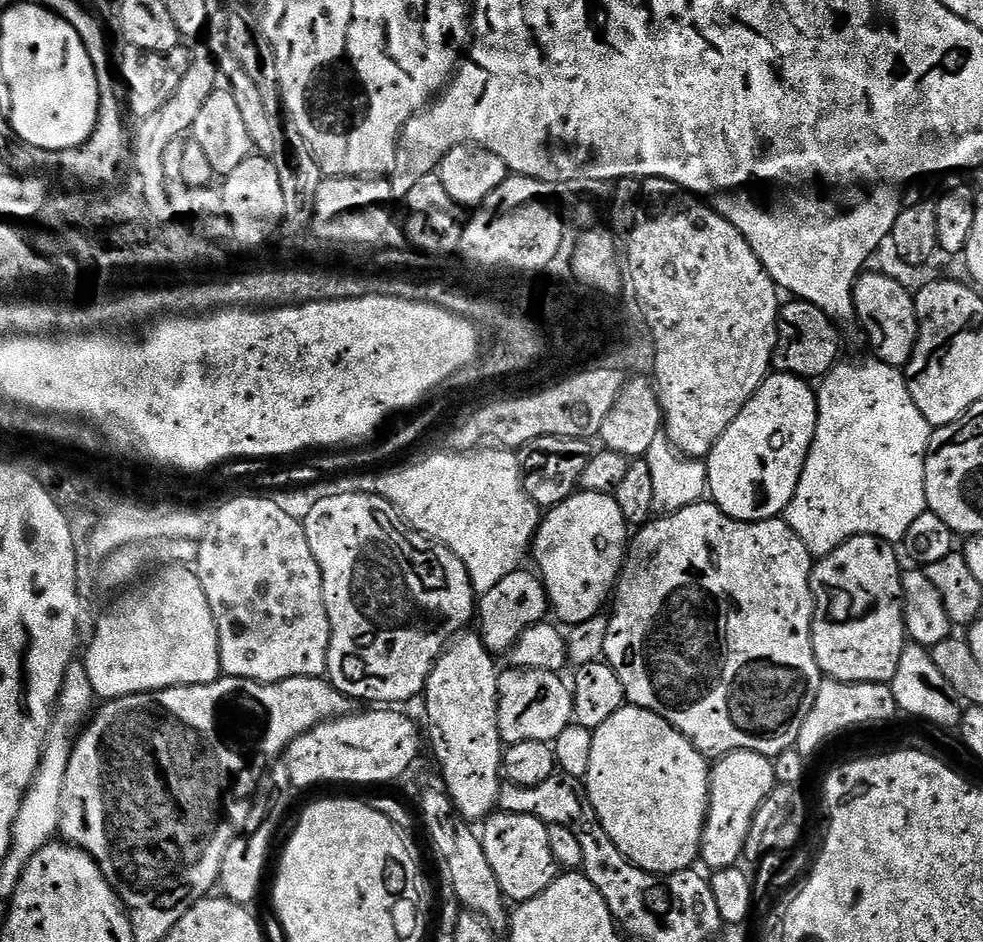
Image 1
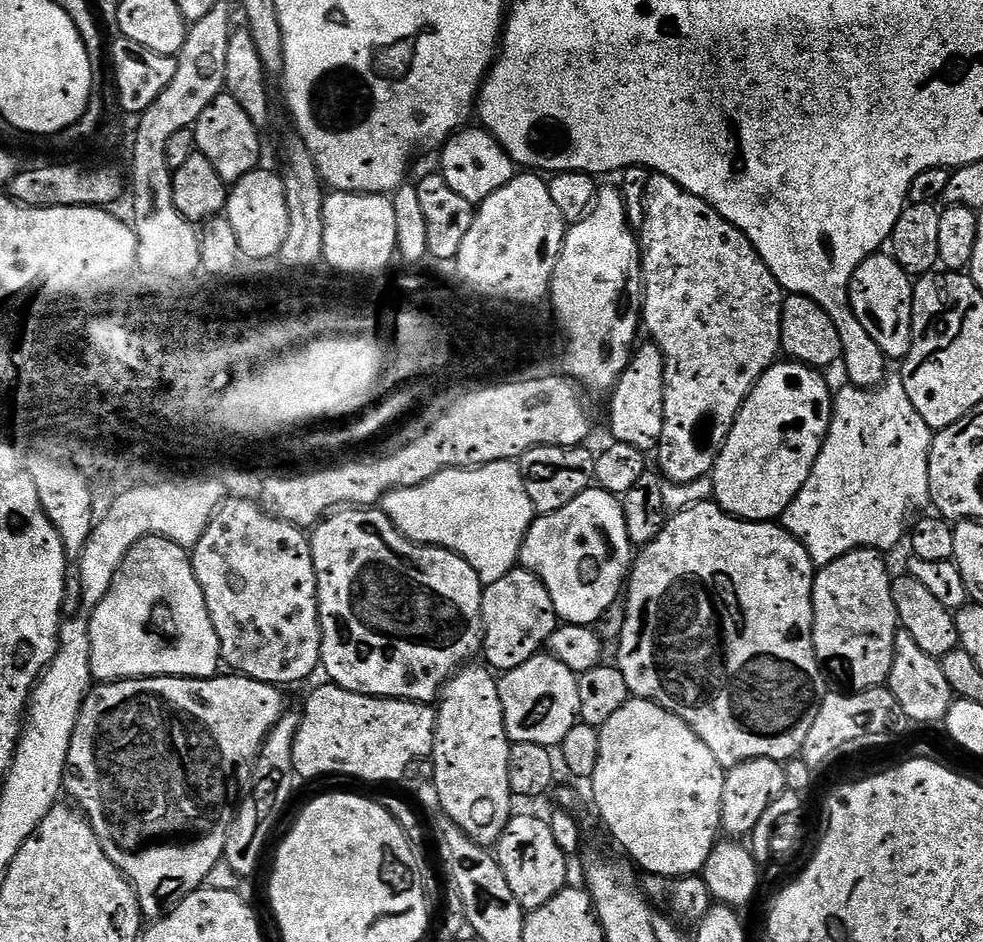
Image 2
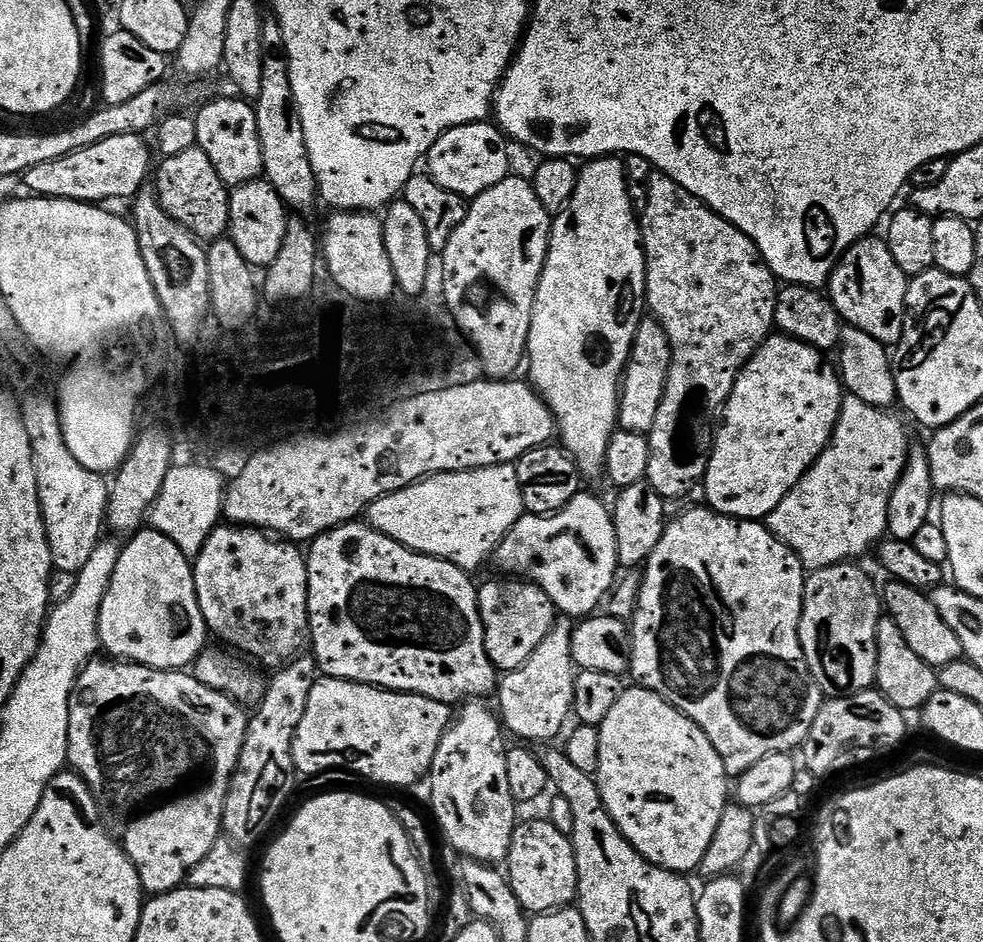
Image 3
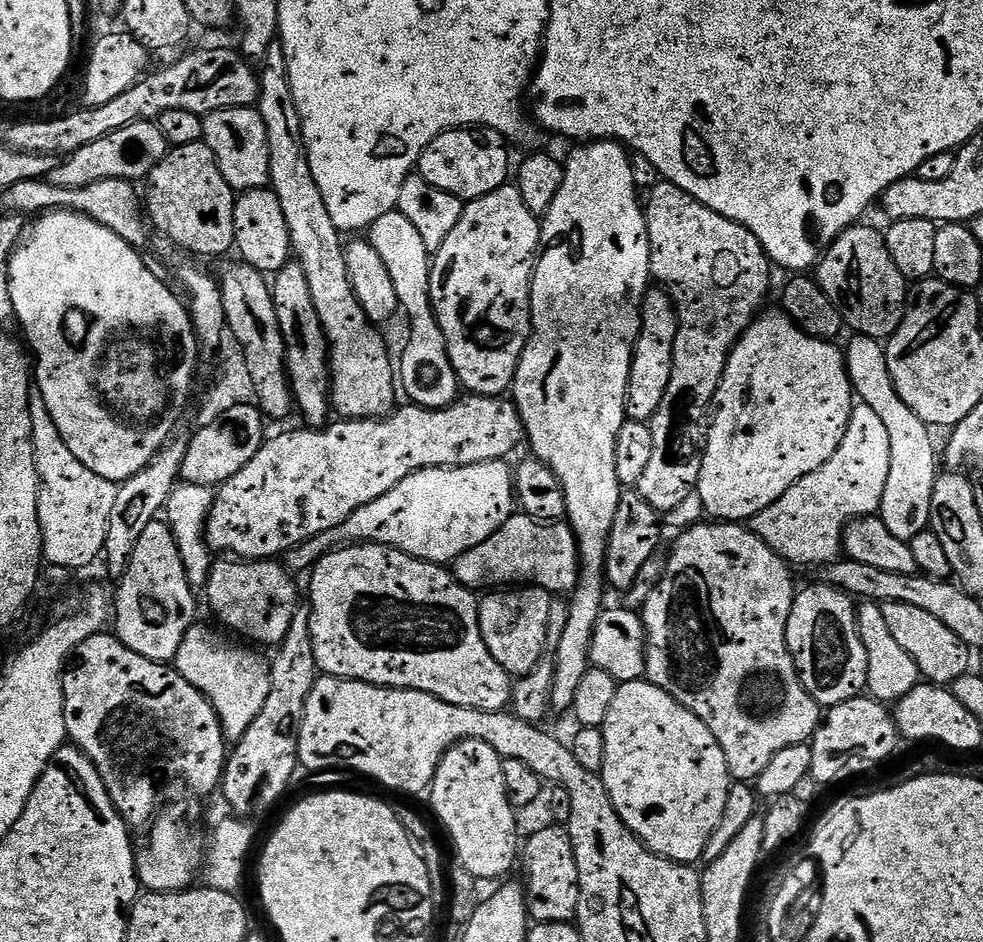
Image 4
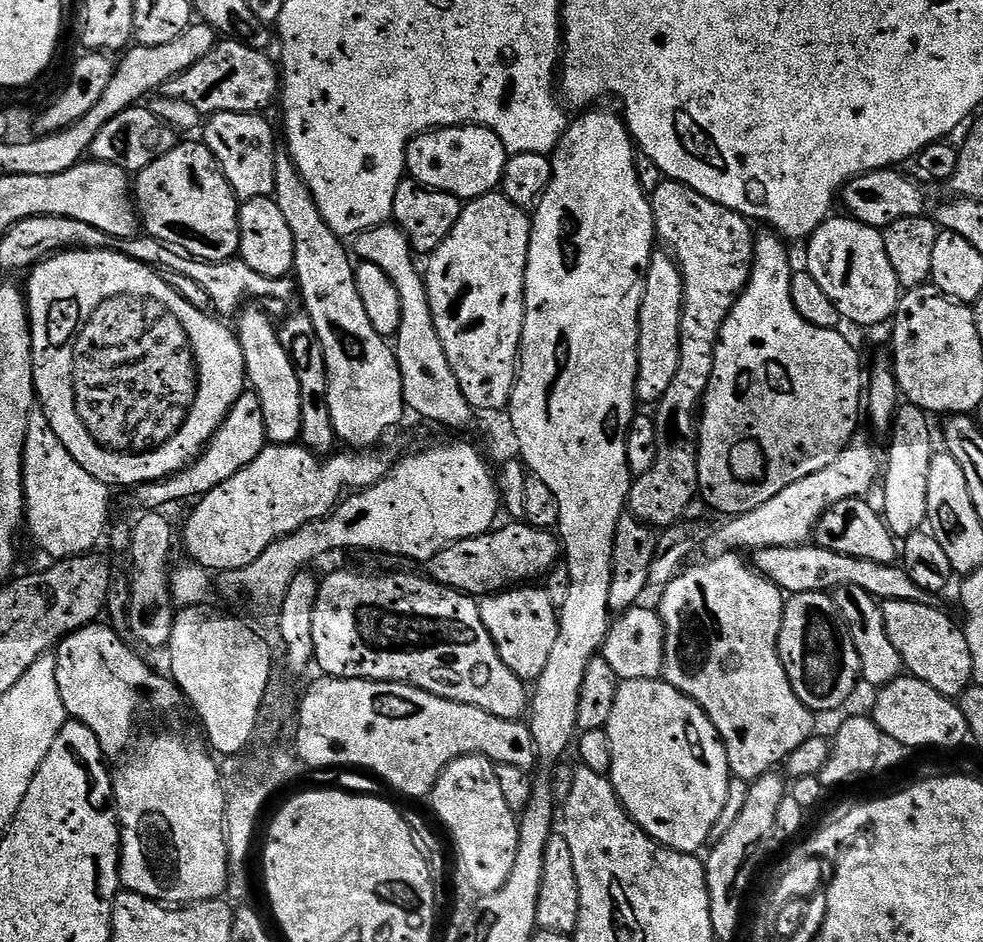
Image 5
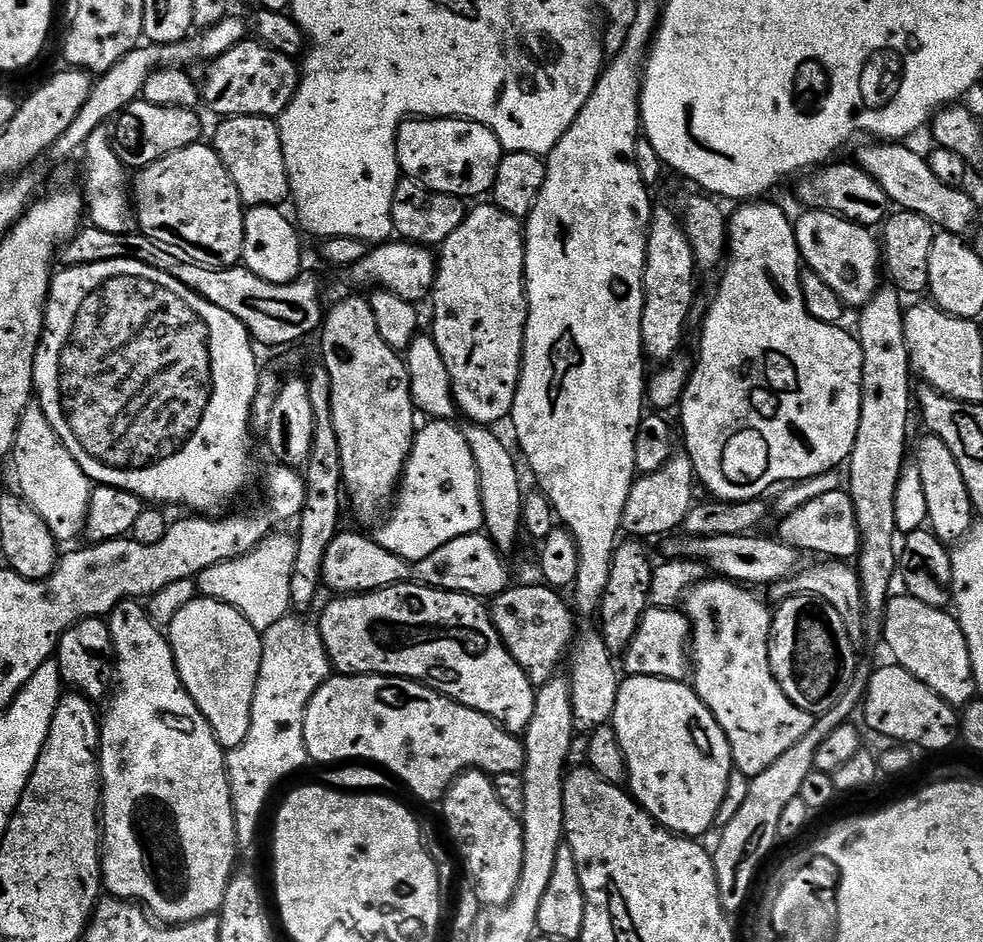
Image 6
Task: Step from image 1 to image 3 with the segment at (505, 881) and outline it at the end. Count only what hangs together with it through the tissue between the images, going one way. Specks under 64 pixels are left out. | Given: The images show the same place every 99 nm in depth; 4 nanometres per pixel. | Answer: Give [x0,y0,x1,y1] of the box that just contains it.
[506,818,578,916]

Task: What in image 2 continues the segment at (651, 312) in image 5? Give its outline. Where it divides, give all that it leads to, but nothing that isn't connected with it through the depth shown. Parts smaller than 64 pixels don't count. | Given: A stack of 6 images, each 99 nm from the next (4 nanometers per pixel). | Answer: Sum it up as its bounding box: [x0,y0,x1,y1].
[608,342,664,454]

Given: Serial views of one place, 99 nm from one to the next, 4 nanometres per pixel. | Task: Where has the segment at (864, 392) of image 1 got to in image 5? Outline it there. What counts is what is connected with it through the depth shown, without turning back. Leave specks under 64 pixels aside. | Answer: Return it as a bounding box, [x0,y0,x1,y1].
[732,434,882,550]

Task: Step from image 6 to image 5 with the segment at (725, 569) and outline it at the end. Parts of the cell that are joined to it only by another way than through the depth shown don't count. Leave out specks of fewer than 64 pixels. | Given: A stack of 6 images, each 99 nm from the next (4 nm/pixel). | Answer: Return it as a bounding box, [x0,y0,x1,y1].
[754,543,926,600]

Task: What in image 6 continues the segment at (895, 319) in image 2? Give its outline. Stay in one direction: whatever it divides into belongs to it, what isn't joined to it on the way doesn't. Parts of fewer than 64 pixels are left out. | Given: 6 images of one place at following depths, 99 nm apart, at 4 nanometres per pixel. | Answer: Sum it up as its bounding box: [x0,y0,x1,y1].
[794,210,882,310]

